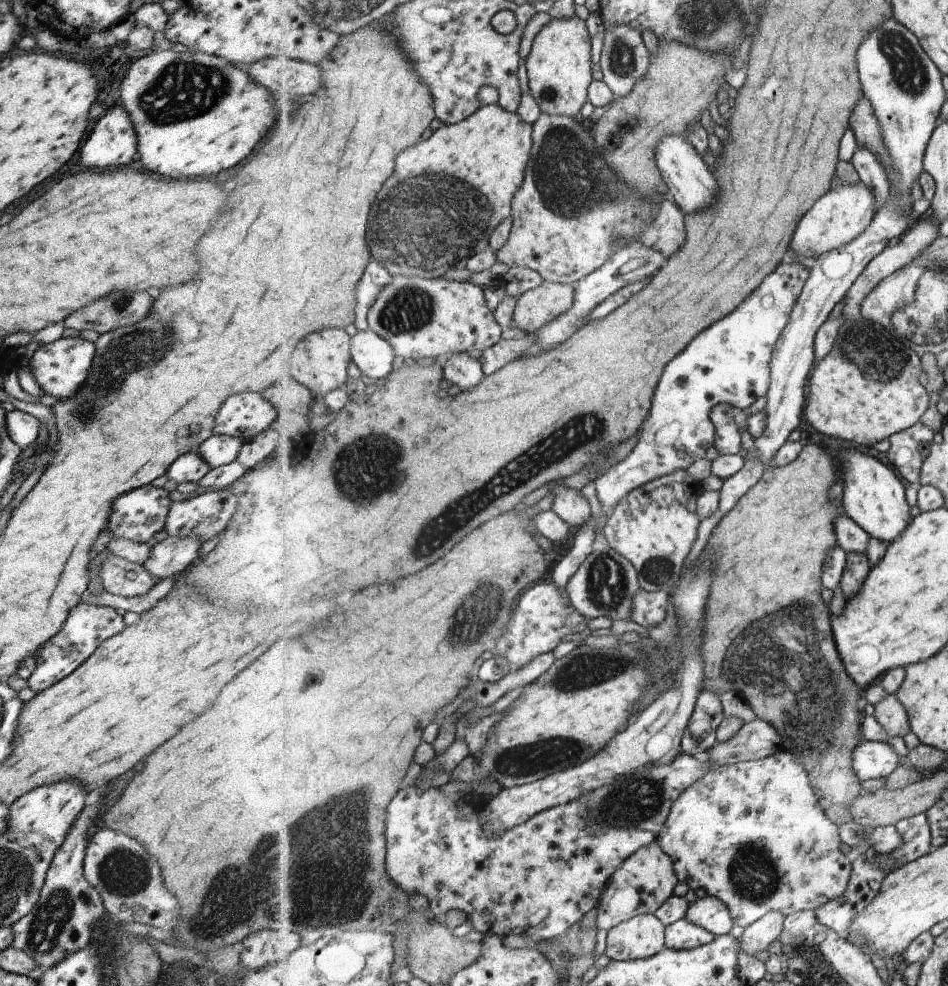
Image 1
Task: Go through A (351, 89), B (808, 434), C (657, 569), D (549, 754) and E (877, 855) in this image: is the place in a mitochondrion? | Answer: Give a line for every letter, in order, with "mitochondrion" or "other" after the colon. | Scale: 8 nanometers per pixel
A: other
B: other
C: mitochondrion
D: mitochondrion
E: other

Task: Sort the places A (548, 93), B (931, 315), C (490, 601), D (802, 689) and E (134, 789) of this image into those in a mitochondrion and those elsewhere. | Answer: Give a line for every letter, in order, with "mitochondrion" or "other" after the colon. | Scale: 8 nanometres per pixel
A: mitochondrion
B: mitochondrion
C: mitochondrion
D: mitochondrion
E: other

